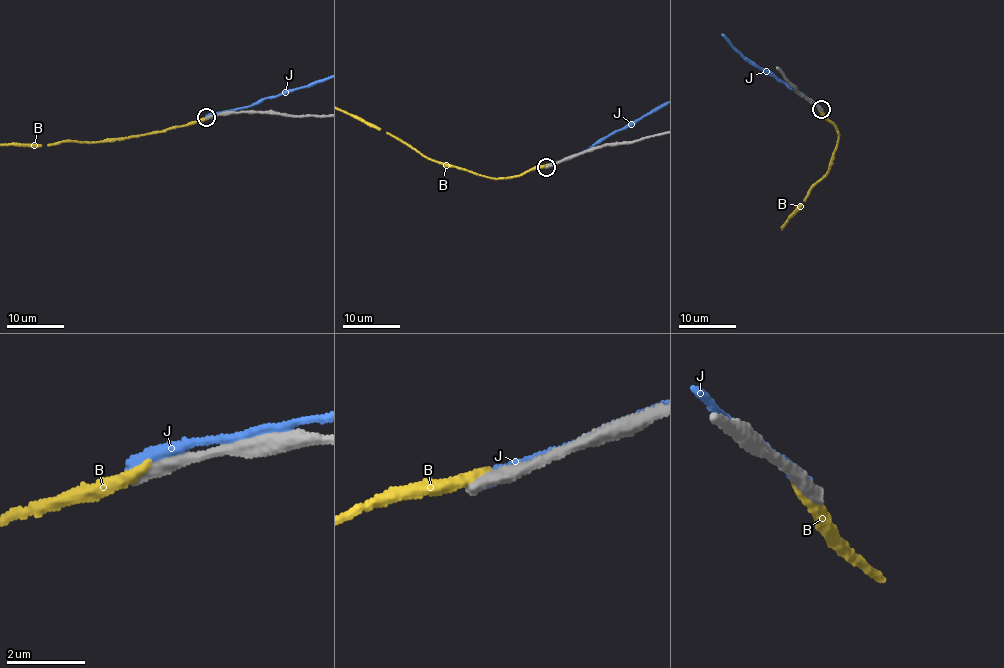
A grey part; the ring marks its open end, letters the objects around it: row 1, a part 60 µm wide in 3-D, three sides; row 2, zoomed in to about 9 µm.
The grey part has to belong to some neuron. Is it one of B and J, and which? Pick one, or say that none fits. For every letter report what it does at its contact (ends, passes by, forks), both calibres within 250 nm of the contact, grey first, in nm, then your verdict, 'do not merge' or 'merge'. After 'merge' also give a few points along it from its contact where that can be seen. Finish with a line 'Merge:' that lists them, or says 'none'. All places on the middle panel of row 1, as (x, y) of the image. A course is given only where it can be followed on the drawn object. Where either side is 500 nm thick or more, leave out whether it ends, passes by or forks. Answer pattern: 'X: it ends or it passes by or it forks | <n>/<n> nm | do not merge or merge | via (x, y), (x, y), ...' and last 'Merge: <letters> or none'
B: it ends | 440/320 nm | do not merge
J: it passes by | 300/240 nm | do not merge
Merge: none

